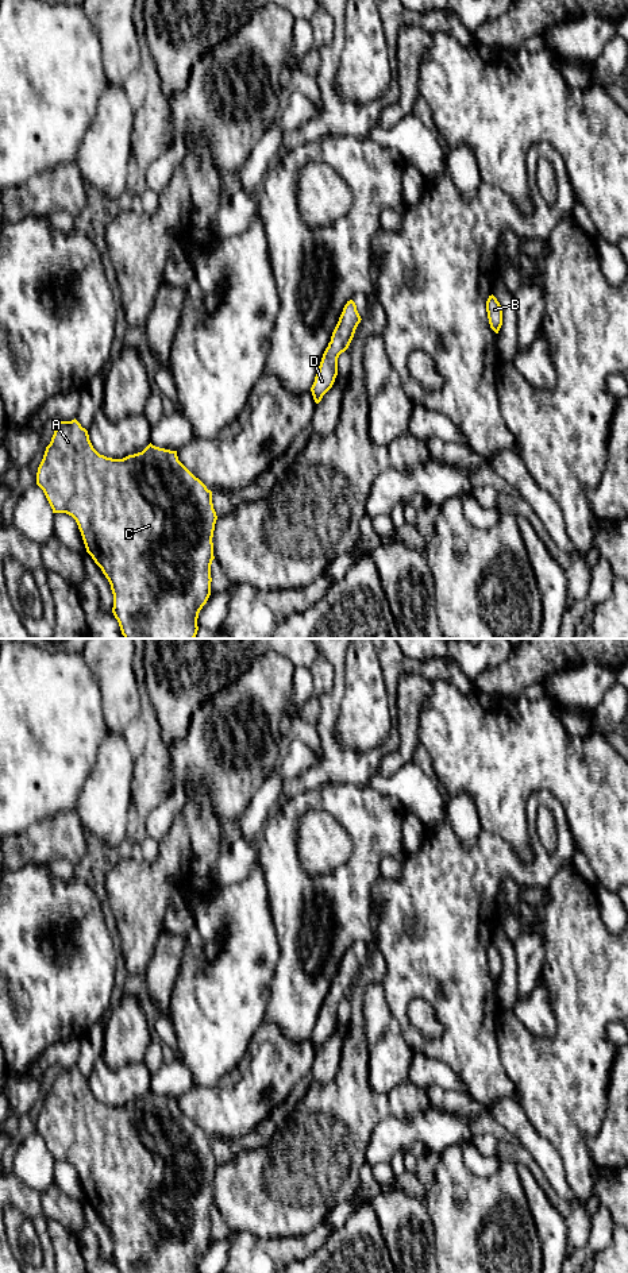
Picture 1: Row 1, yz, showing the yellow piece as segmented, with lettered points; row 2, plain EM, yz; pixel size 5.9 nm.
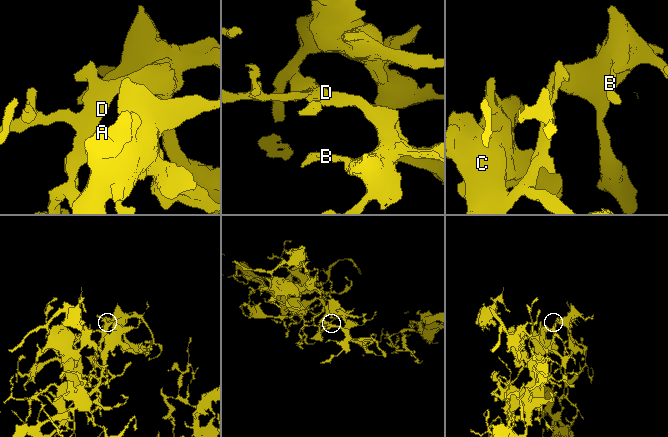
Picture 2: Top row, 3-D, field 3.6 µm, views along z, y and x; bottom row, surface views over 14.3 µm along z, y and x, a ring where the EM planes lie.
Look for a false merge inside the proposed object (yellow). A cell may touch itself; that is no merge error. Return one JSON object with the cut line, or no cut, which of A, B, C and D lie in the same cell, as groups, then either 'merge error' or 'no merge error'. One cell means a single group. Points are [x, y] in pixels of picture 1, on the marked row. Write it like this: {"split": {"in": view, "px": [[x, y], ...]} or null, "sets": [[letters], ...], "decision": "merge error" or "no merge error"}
{"split": null, "sets": [["A", "B", "C", "D"]], "decision": "no merge error"}

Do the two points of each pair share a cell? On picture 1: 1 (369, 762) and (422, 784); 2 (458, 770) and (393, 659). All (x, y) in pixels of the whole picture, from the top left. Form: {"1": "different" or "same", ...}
{"1": "different", "2": "different"}

